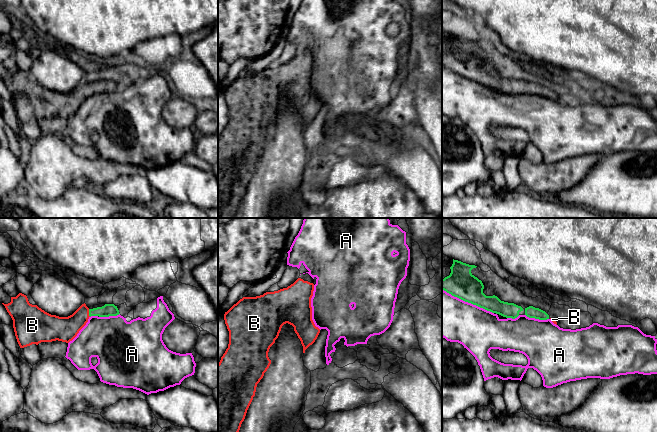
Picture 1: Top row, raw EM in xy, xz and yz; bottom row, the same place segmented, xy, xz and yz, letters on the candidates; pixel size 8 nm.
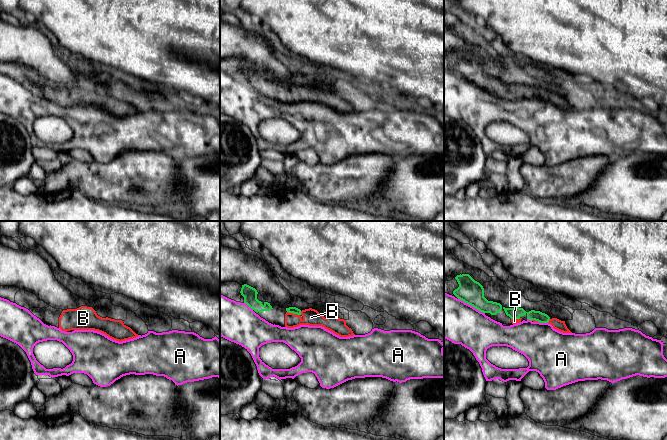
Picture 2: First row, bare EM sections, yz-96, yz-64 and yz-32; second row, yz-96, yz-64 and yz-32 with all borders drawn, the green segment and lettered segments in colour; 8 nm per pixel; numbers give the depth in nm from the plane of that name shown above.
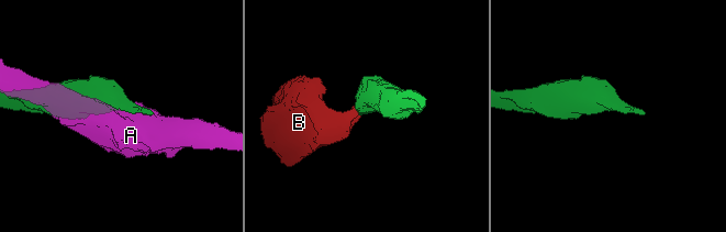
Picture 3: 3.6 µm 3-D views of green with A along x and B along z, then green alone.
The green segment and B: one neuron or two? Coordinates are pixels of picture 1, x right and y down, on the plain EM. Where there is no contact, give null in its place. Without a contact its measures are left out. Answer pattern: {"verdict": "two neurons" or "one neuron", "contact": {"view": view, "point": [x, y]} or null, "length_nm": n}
{"verdict": "one neuron", "contact": {"view": "xy", "point": [89, 89]}, "length_nm": 70}

